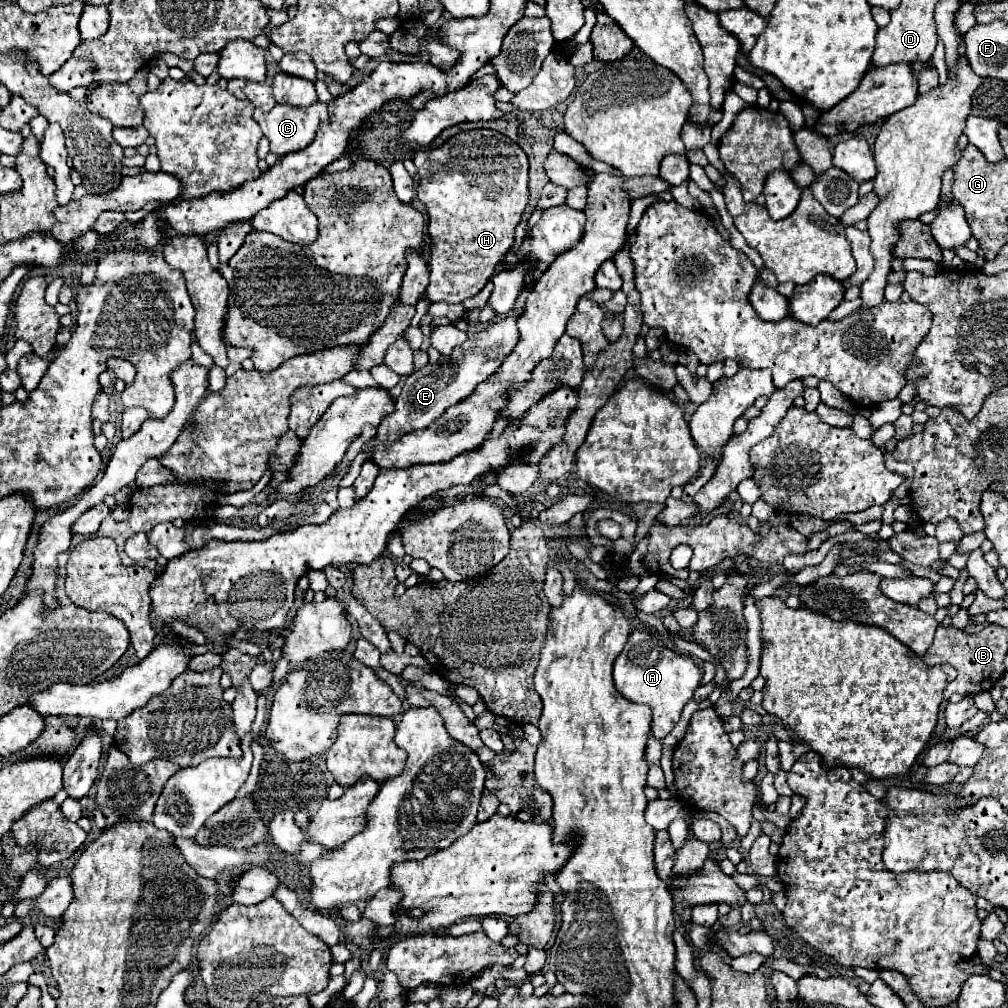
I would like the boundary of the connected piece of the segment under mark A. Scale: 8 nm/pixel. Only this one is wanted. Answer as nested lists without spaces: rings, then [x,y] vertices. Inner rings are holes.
[[[635,630],[613,664],[613,682],[623,698],[651,706],[651,734],[663,740],[679,722],[683,706],[693,698],[693,692],[701,682],[701,668],[693,658],[669,650],[651,630]]]

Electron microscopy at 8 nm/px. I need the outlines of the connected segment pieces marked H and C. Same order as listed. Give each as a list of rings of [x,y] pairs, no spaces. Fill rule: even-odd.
[[[469,130],[431,152],[417,152],[413,162],[421,178],[417,196],[429,214],[431,274],[427,296],[431,302],[463,302],[489,282],[513,244],[515,226],[529,200],[527,156],[499,132]],[[457,164],[465,164],[465,168],[455,168]]]
[[[317,102],[309,108],[291,108],[291,106],[275,104],[273,110],[269,110],[269,112],[263,112],[263,110],[257,108],[253,118],[261,126],[263,136],[271,142],[271,152],[277,154],[277,156],[283,156],[287,152],[303,150],[307,144],[311,144],[311,140],[315,138],[319,126],[329,122],[329,106],[323,104],[323,102]]]

